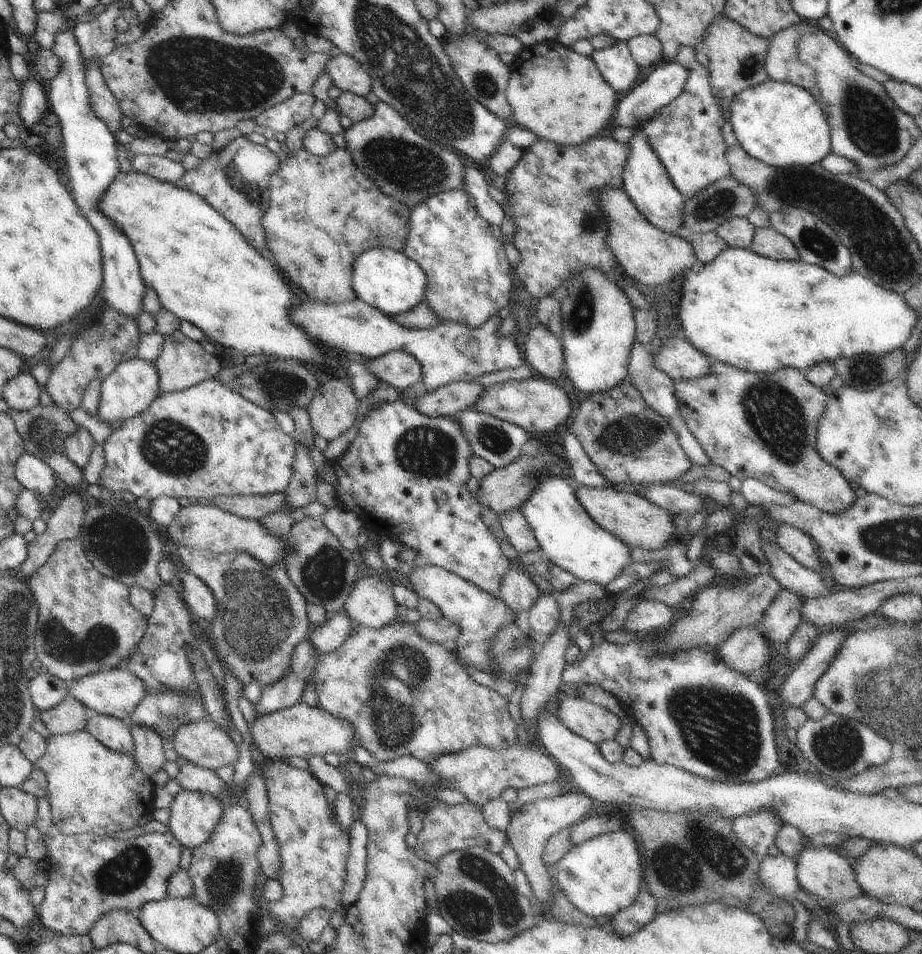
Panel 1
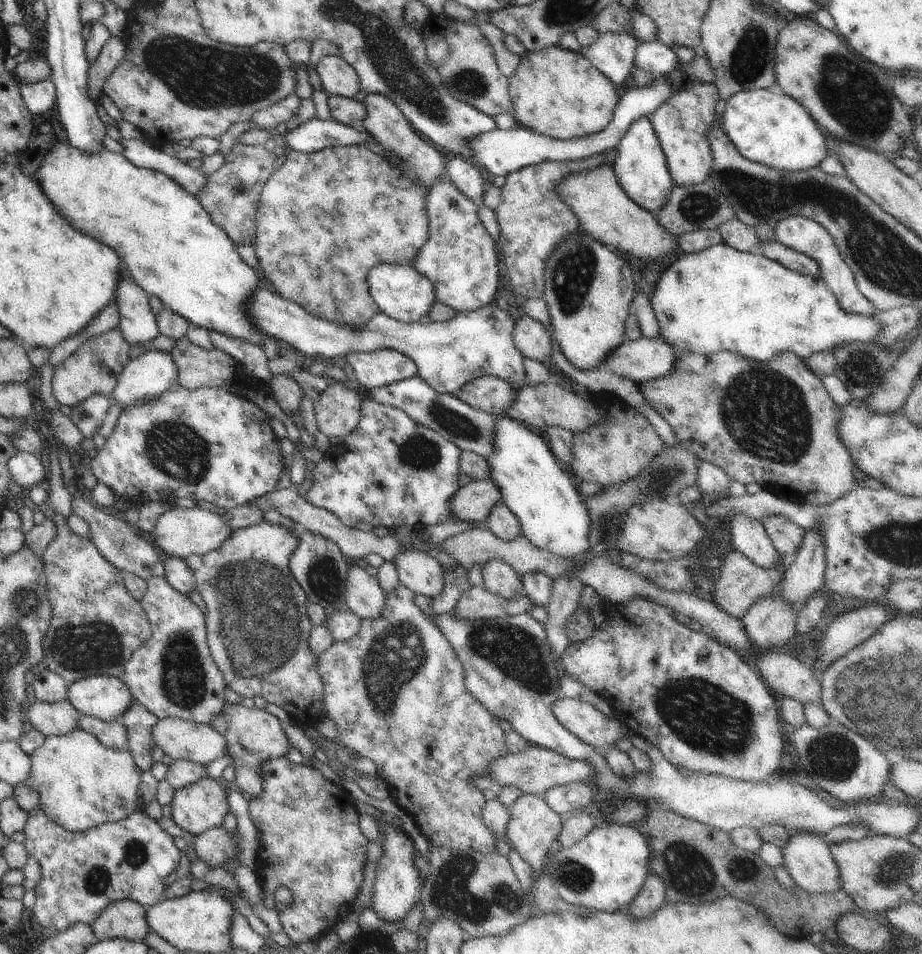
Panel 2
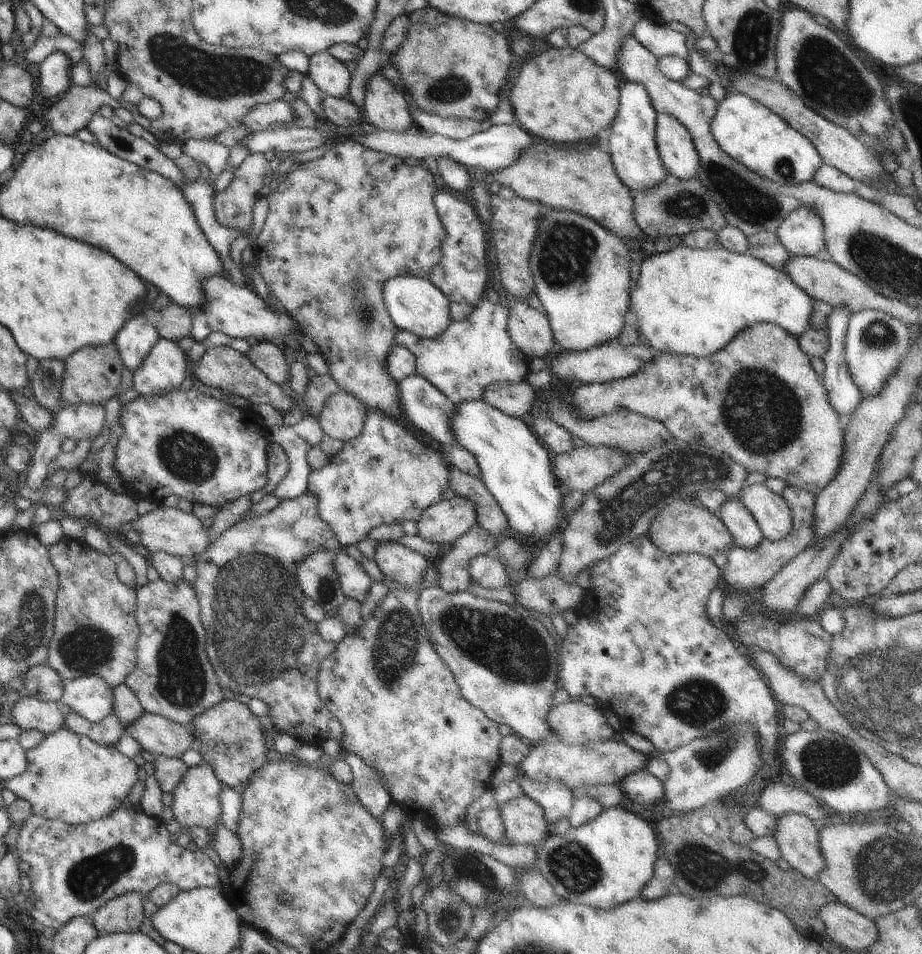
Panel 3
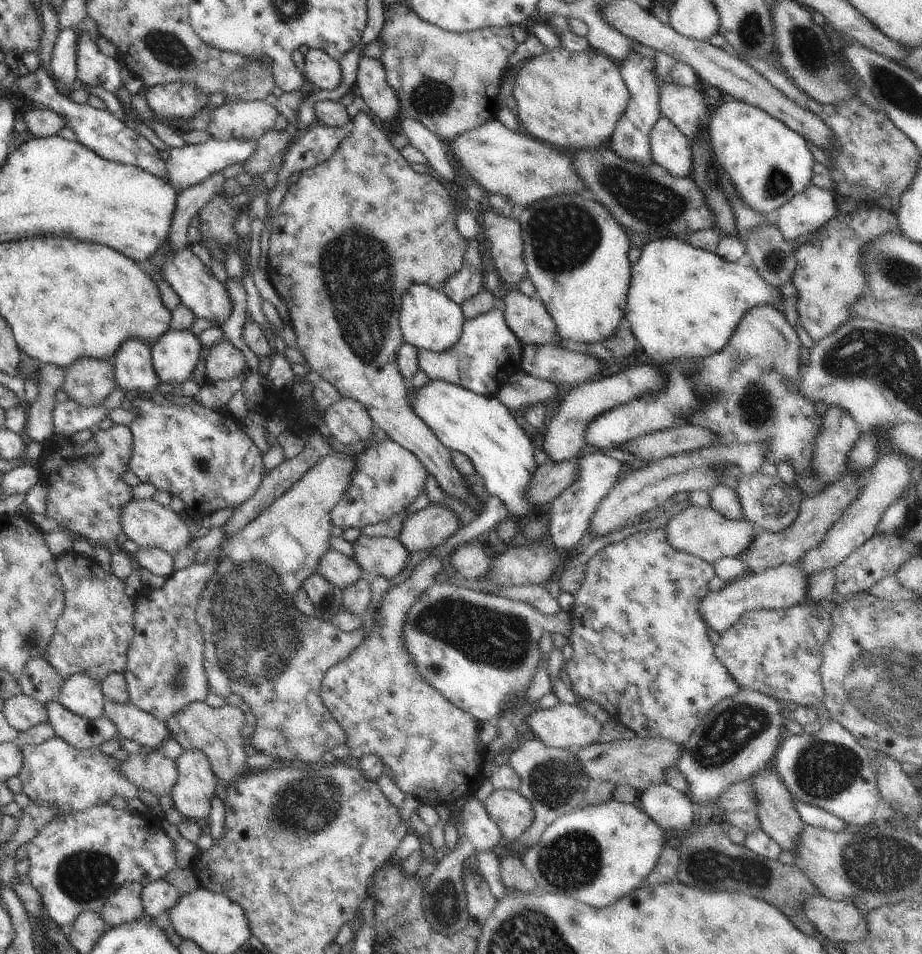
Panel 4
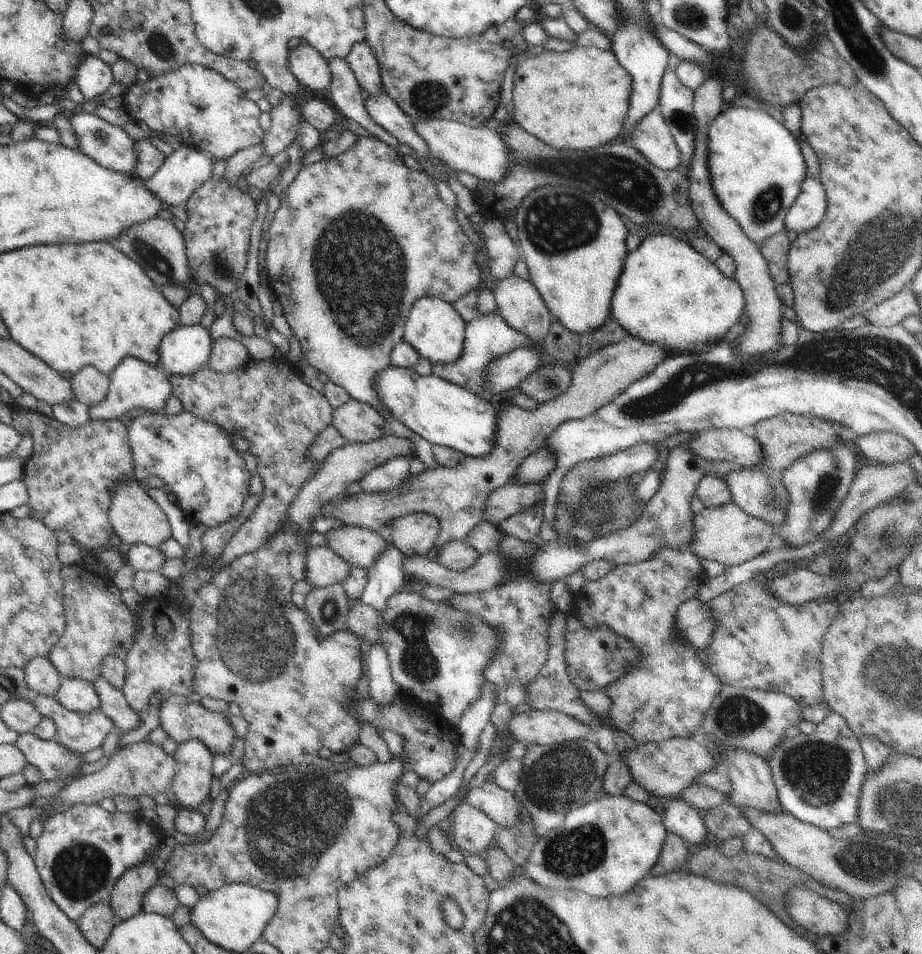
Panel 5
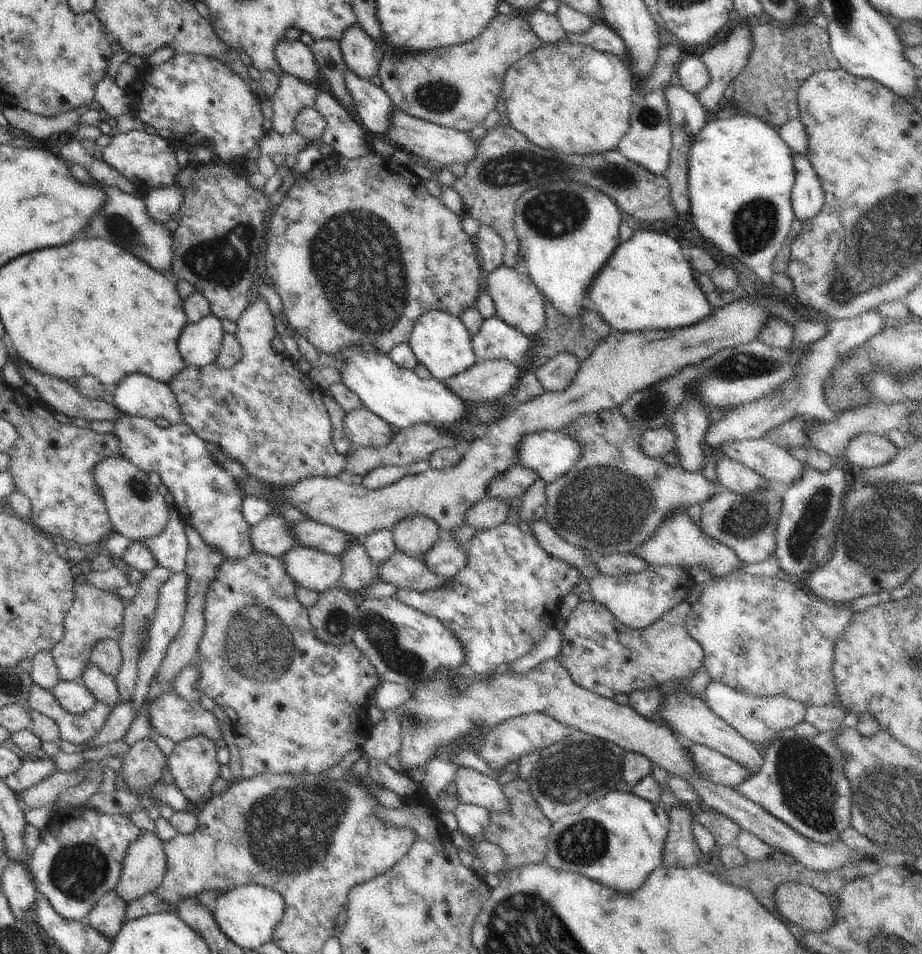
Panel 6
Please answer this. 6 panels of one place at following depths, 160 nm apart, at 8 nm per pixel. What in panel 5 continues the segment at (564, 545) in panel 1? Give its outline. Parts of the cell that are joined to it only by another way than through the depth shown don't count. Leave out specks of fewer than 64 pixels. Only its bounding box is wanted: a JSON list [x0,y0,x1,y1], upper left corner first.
[373,364,498,457]

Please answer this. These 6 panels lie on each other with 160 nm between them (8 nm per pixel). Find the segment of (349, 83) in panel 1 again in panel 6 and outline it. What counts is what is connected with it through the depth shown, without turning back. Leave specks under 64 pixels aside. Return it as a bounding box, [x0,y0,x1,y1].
[274,39,321,84]

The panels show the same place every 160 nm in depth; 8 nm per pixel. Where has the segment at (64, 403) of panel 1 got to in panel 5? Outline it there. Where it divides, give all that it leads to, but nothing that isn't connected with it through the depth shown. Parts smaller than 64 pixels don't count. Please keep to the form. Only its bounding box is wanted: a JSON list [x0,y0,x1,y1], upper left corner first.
[70,365,109,407]

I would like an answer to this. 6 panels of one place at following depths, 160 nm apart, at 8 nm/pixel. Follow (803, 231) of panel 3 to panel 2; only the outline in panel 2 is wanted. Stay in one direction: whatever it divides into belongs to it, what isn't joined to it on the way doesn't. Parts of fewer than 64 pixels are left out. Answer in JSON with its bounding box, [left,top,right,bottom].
[775,215,876,315]

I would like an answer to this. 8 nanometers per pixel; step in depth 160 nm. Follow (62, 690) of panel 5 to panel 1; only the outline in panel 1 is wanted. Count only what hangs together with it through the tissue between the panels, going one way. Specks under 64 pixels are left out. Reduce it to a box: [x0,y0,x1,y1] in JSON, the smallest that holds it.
[68,666,147,722]

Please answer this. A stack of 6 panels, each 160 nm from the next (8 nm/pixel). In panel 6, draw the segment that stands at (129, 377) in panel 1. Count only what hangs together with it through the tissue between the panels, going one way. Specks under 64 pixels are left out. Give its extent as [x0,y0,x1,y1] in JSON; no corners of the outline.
[176,314,224,367]

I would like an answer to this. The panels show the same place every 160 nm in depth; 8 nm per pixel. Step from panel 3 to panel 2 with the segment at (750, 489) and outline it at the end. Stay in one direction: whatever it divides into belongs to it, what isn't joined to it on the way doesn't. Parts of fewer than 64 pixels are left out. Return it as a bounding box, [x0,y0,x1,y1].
[761,515,805,557]

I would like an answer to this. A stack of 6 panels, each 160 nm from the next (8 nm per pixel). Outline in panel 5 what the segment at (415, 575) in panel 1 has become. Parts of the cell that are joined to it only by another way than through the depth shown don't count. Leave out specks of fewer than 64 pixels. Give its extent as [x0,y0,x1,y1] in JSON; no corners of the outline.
[323,525,390,570]

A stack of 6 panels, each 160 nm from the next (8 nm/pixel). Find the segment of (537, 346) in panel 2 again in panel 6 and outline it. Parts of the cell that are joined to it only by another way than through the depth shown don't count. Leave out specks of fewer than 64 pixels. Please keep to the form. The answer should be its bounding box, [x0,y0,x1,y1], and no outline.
[488,263,546,338]

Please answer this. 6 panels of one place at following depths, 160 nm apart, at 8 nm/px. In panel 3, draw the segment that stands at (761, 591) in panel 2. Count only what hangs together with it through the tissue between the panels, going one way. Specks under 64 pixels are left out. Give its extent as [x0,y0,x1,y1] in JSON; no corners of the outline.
[721,487,818,593]

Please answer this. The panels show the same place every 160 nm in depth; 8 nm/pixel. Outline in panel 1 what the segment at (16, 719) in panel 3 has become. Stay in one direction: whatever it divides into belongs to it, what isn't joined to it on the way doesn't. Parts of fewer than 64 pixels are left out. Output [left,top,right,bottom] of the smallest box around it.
[39,693,92,735]

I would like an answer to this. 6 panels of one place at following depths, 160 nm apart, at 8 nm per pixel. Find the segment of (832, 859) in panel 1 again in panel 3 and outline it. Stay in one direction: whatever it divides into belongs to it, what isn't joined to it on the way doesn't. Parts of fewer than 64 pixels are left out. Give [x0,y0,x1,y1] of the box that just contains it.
[773,813,825,880]

